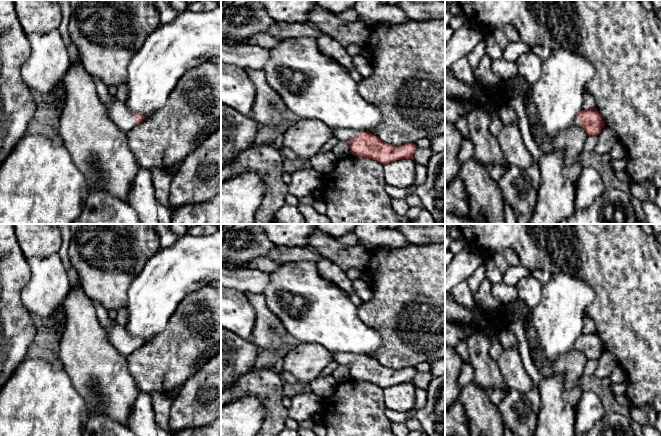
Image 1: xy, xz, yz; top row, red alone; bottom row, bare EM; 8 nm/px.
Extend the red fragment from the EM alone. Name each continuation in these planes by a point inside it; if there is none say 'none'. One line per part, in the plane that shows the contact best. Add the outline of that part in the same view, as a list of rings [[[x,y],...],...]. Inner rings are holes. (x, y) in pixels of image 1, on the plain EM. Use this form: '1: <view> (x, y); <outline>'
1: xz (342, 358); [[[332,352],[333,359],[339,365],[349,366],[359,358],[359,354],[353,354],[348,352]]]

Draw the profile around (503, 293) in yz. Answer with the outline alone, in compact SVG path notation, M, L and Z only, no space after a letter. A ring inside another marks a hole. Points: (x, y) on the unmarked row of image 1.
M503 282L494 284L491 288L492 296L500 304L510 303L517 299L517 289Z

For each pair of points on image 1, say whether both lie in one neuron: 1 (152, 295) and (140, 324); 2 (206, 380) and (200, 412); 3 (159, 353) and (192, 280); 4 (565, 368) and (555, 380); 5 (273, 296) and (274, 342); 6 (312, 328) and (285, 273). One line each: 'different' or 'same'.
1: same
2: same
3: different
4: different
5: different
6: same

